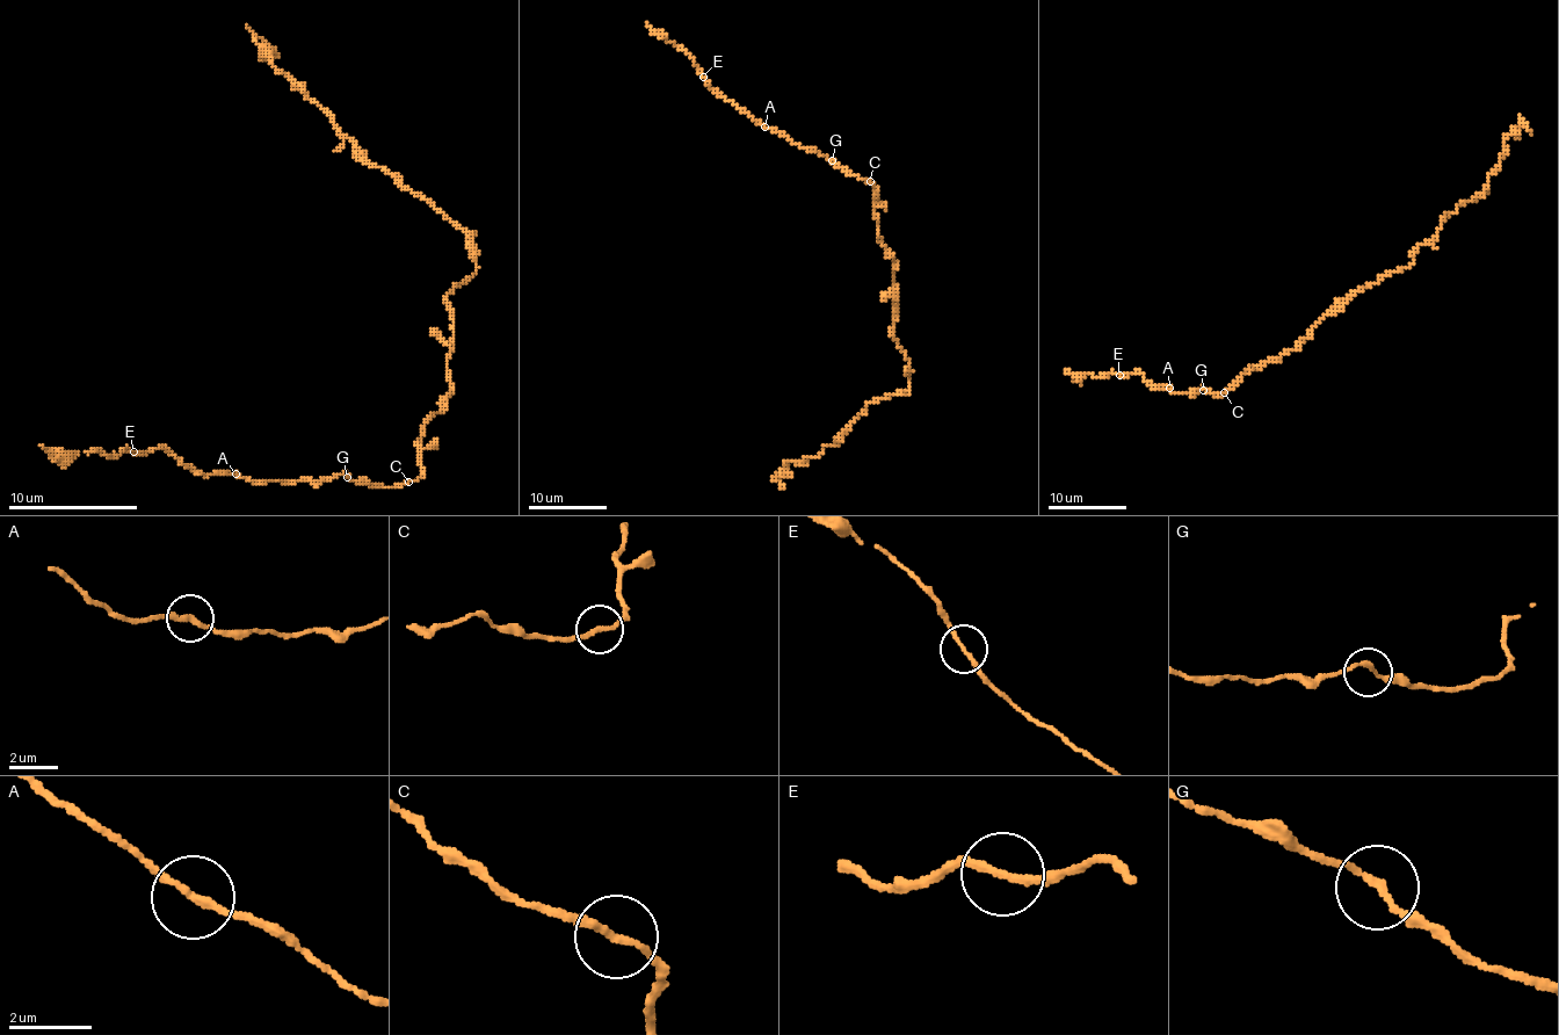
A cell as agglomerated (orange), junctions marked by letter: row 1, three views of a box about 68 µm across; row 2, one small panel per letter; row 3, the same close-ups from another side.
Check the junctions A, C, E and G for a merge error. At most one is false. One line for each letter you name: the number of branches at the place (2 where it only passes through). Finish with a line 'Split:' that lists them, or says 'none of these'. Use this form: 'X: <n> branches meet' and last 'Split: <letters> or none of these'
C: 2 branches meet
Split: C

